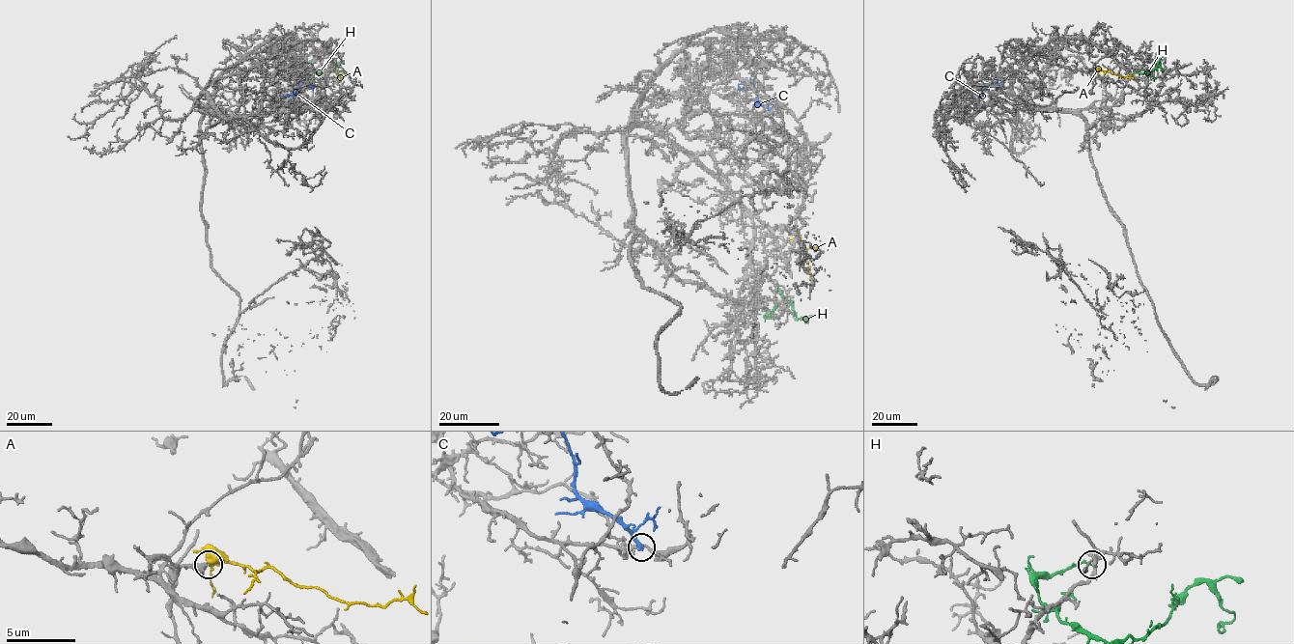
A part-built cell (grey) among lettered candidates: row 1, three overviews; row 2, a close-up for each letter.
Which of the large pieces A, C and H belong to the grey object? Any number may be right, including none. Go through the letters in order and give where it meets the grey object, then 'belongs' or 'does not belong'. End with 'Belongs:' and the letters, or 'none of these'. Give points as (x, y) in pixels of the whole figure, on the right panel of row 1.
A: (1097, 70) | does not belong
C: (1001, 82) | does not belong
H: (1159, 60) | does not belong
Belongs: none of these

